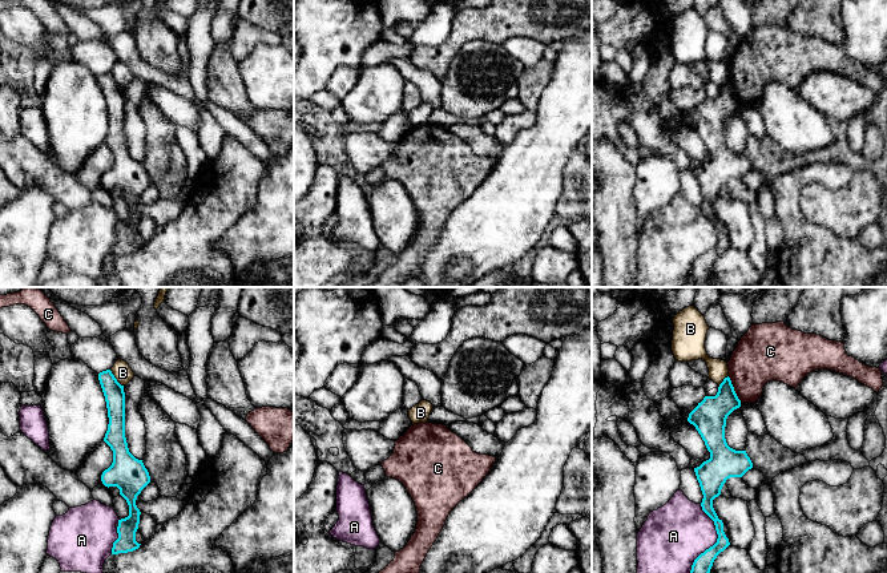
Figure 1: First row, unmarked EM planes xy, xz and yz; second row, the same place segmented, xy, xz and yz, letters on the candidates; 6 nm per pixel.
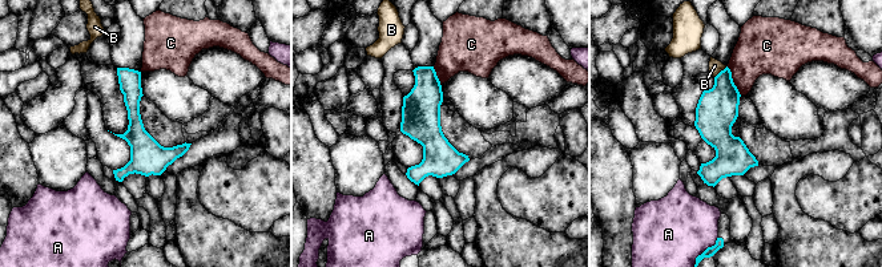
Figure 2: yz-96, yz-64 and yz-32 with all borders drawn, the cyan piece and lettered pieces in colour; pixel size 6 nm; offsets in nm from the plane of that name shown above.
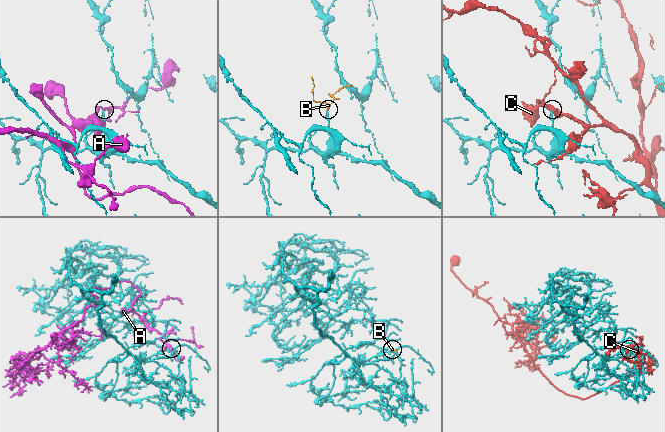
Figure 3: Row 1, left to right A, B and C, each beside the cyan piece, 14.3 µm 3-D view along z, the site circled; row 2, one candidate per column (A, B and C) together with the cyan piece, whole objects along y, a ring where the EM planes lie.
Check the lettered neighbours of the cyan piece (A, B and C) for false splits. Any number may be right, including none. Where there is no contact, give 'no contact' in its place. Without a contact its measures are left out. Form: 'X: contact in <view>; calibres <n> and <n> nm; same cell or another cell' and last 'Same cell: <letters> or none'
A: contact in yz; calibres 110 and 380 nm; another cell
B: contact in xy; calibres 130 and 110 nm; another cell
C: contact in yz; calibres 200 and 300 nm; another cell
Same cell: none

